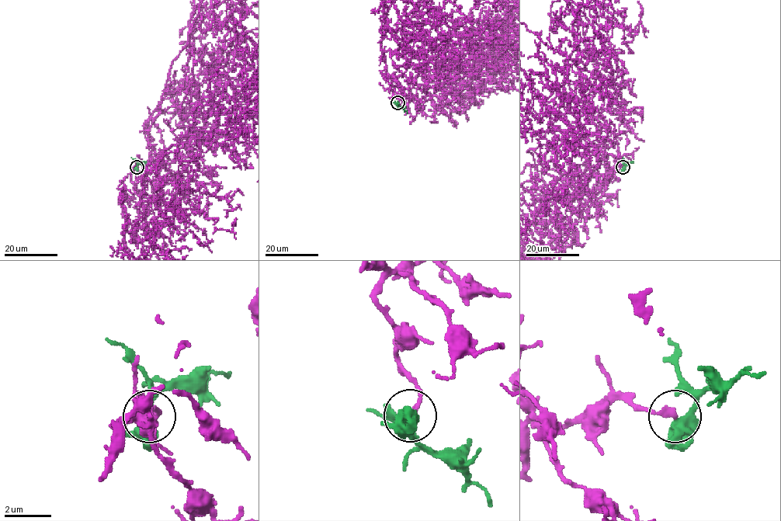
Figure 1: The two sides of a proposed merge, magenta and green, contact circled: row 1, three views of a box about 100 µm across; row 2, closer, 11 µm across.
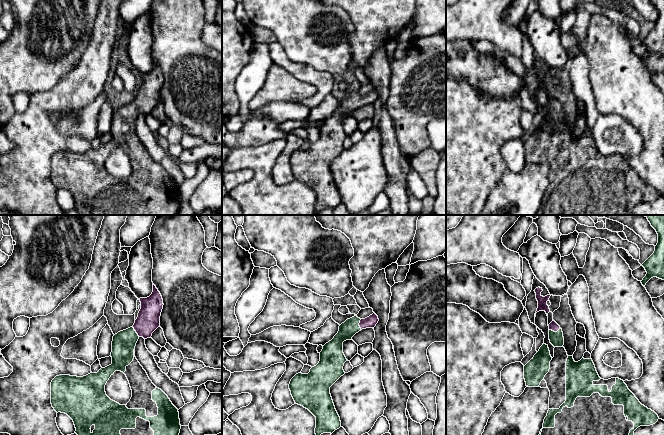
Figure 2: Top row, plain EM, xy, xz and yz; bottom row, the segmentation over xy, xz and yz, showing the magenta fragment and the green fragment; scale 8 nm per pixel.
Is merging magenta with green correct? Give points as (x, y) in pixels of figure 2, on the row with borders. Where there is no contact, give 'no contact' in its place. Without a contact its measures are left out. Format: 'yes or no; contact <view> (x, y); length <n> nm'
yes; contact yz (554, 331); length 100 nm

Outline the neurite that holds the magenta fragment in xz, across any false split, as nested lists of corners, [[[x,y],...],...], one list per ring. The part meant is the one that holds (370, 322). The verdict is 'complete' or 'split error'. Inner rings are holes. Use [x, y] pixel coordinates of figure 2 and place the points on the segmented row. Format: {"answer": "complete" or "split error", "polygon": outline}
{"answer": "split error", "polygon": [[[373,313],[365,319],[354,316],[339,326],[334,338],[323,346],[319,363],[308,374],[301,372],[290,381],[289,389],[296,404],[308,409],[316,417],[315,434],[333,433],[341,427],[340,417],[335,409],[330,387],[345,374],[343,342],[366,328],[374,328],[378,316]]]}

